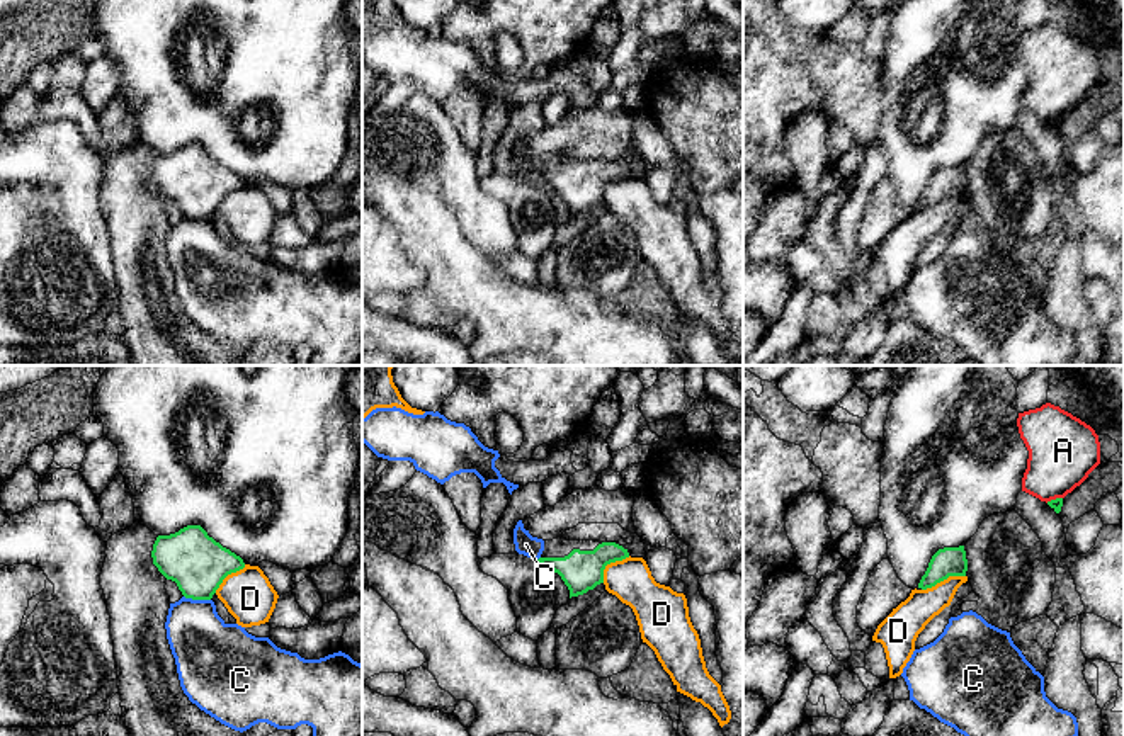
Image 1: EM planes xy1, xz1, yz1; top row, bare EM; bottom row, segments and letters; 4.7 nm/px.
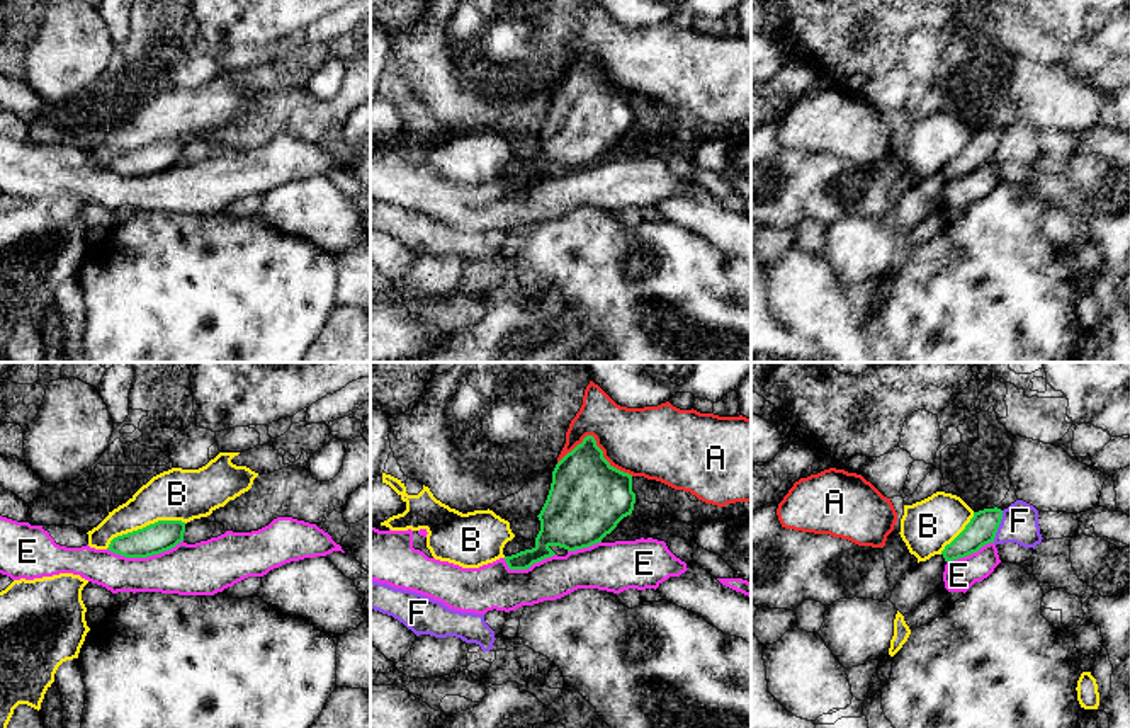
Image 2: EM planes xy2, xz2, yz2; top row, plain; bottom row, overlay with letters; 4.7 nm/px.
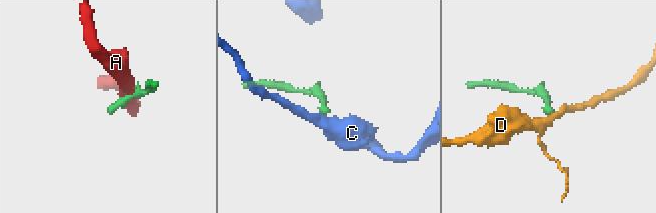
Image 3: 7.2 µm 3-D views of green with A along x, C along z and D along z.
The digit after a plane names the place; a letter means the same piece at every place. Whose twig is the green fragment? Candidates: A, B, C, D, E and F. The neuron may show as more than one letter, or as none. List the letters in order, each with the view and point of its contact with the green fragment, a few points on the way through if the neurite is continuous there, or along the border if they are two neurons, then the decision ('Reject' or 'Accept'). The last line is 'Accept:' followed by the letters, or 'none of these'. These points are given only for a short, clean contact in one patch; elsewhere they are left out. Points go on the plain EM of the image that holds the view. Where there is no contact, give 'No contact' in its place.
A: Touches green at xz2 (595, 63). Reject
B: Touches green at xy2 (146, 145). Reject
C: Touches green at xy1 (198, 218). Boundary: xy1 (184, 215), (210, 220). Reject
D: Touches green at yz1 (942, 199). Boundary: yz1 (965, 194), (949, 194), (922, 209). Reject
E: Touches green at xy2 (145, 176). Reject
F: Touches green at yz2 (998, 145). Reject
Accept: none of these

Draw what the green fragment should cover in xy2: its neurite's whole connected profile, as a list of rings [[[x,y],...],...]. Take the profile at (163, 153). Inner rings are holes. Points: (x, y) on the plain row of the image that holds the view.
[[[158,139],[143,148],[117,155],[109,170],[126,177],[148,177],[175,167],[184,160],[185,141]]]

